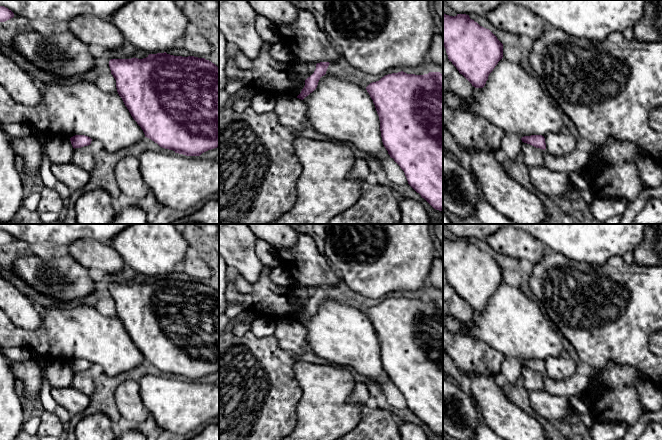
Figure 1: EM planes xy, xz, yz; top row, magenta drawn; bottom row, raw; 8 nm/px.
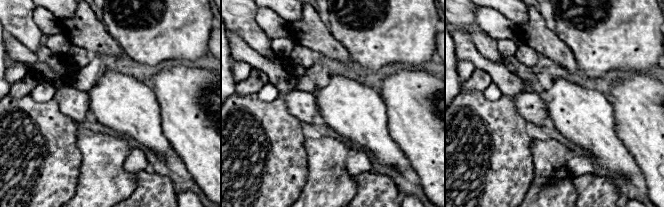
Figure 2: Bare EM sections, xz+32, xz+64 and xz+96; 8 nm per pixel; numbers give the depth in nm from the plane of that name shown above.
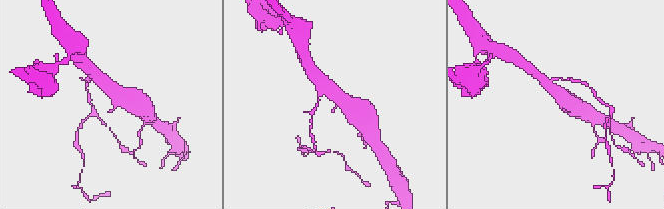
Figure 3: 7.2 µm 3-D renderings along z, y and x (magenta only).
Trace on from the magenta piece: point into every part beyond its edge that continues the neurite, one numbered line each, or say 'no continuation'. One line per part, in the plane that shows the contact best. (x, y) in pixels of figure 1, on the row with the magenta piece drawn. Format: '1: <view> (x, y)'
no continuation

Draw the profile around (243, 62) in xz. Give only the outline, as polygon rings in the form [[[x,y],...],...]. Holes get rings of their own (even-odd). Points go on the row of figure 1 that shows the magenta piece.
[[[240,51],[235,52],[235,63],[240,69],[247,70],[253,67],[251,60]]]

